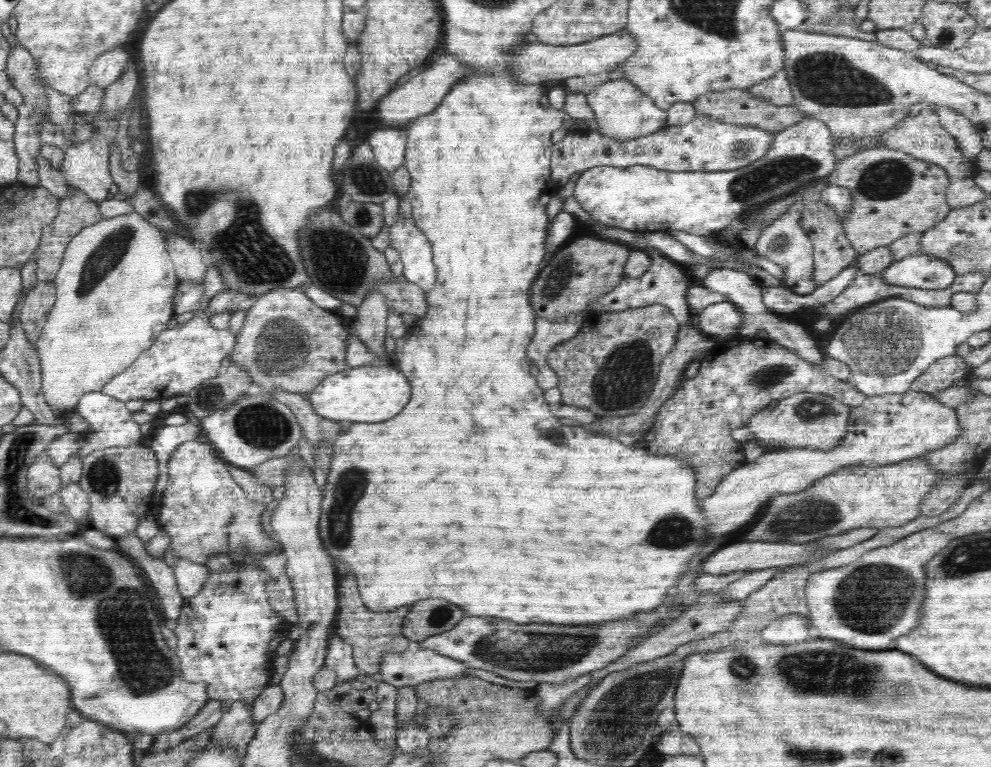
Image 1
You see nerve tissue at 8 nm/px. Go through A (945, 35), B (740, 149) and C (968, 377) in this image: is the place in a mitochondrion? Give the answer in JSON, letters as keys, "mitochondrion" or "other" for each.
{"A":"mitochondrion","B":"mitochondrion","C":"other"}

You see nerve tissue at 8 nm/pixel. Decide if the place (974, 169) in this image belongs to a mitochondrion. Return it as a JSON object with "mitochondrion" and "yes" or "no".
{"mitochondrion":"no"}

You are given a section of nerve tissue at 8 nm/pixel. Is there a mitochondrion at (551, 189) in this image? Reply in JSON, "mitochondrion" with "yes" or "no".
{"mitochondrion":"no"}

